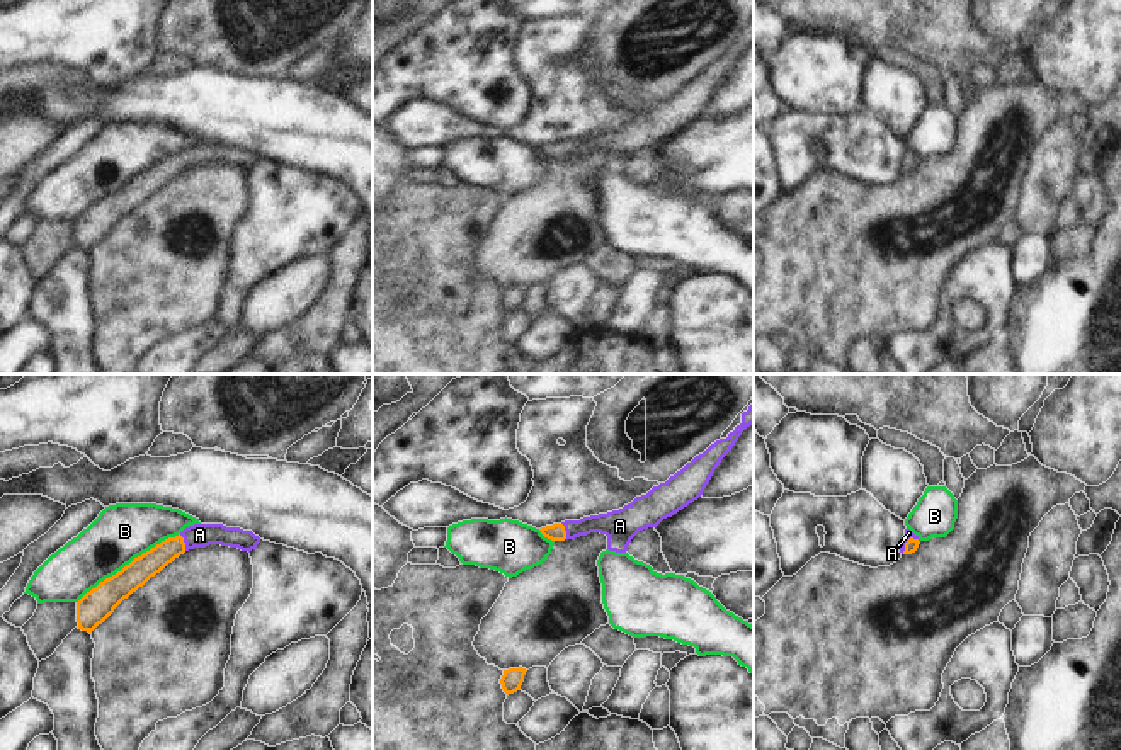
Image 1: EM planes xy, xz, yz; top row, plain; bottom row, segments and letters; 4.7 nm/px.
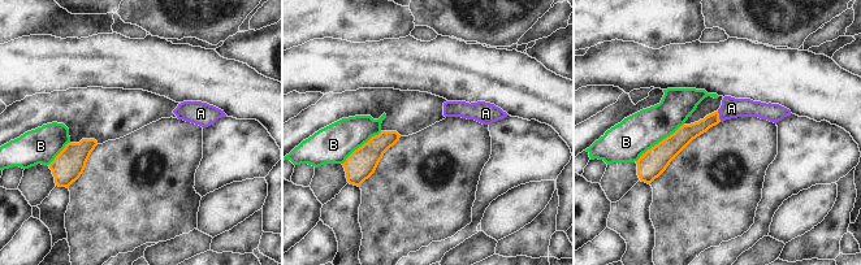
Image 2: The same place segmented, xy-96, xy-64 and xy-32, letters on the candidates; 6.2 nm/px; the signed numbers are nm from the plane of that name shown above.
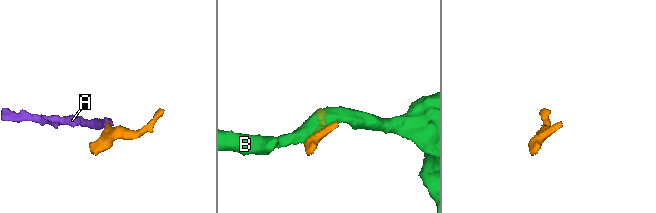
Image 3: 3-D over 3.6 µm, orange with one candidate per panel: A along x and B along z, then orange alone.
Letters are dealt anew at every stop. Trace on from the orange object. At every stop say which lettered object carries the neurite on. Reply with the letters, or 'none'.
A

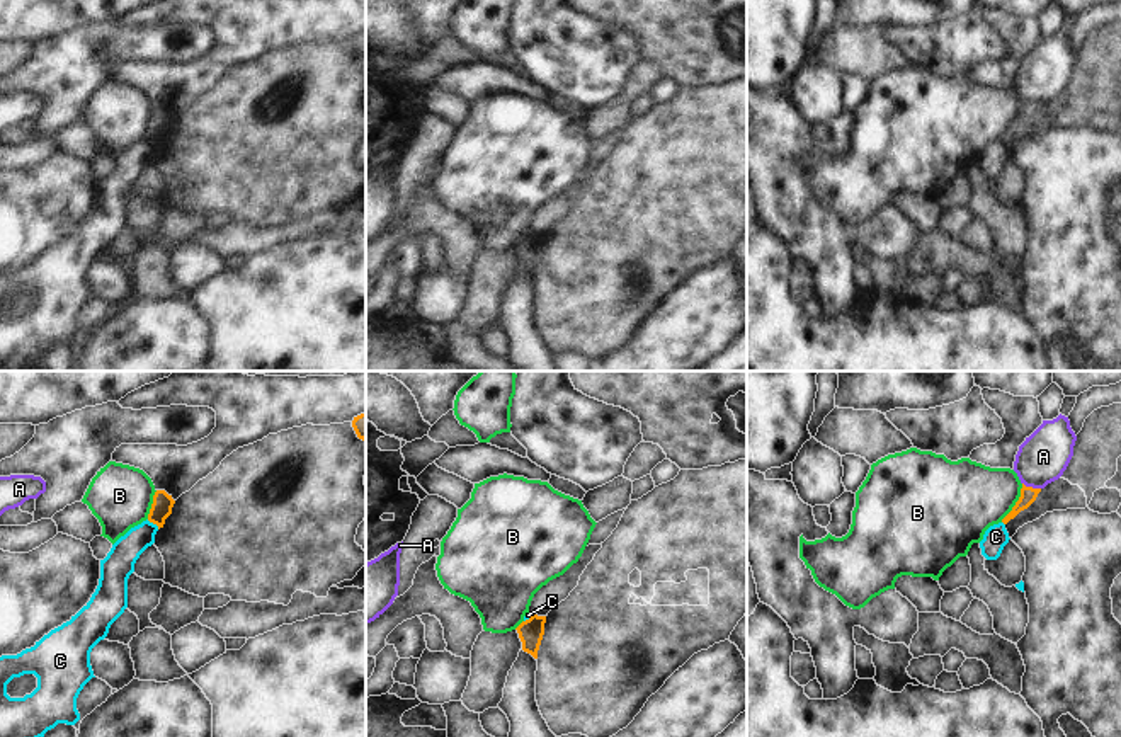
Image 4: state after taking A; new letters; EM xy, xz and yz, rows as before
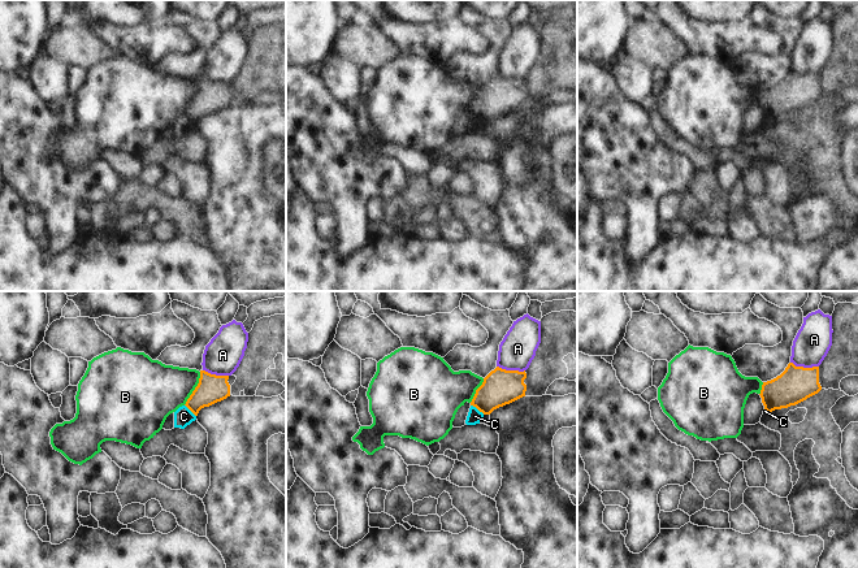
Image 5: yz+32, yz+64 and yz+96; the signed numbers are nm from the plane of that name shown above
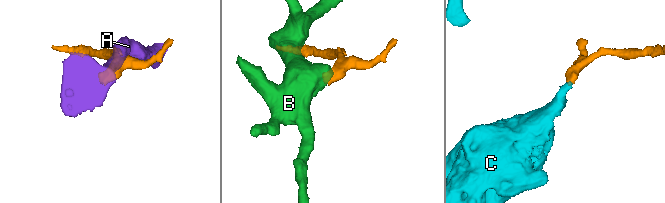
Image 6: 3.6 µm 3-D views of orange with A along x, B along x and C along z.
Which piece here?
none

